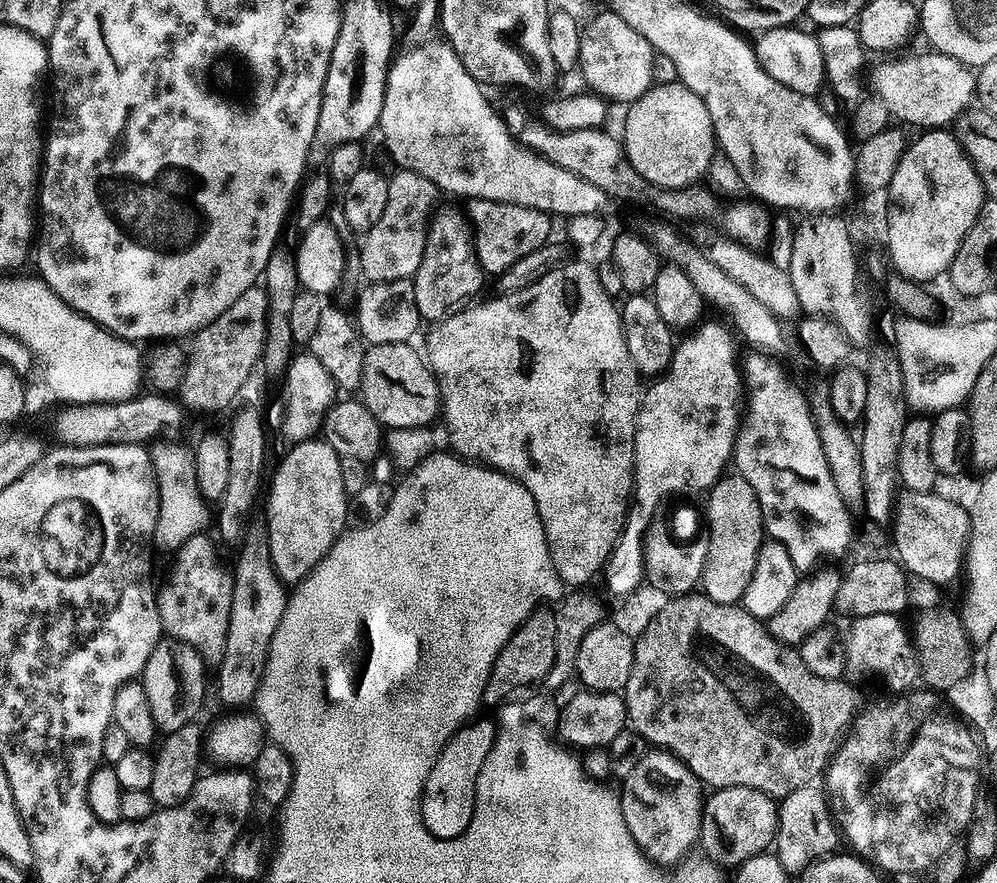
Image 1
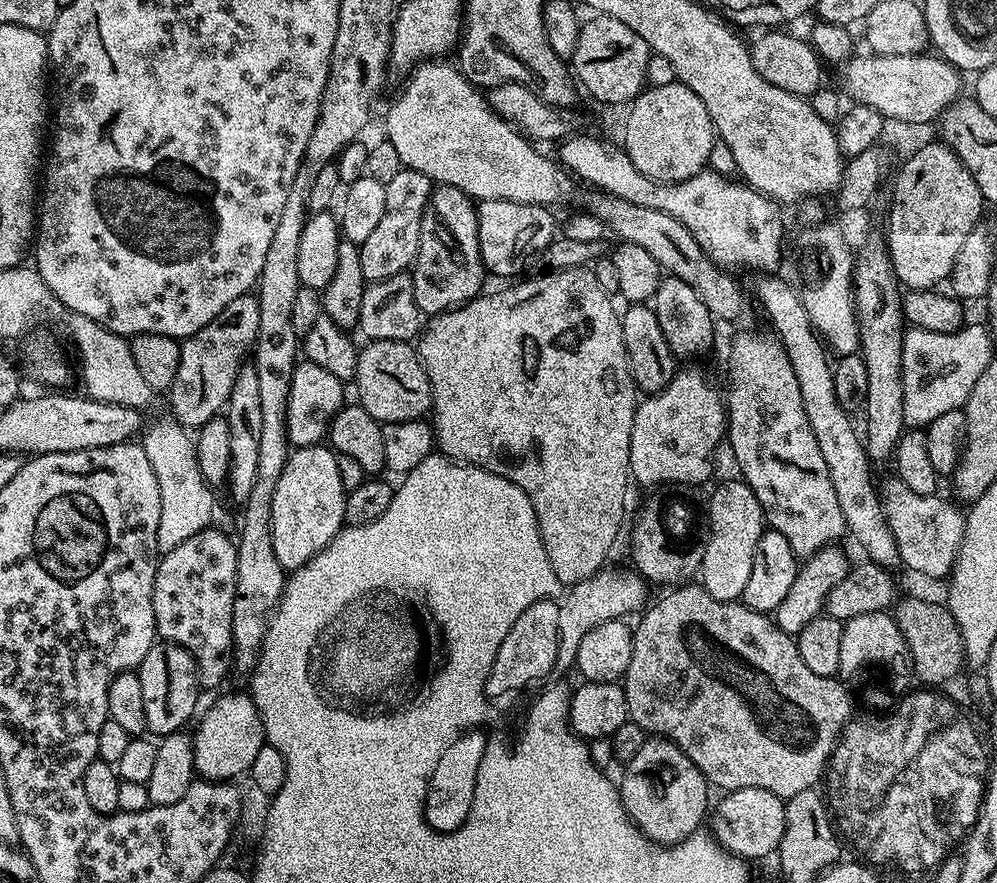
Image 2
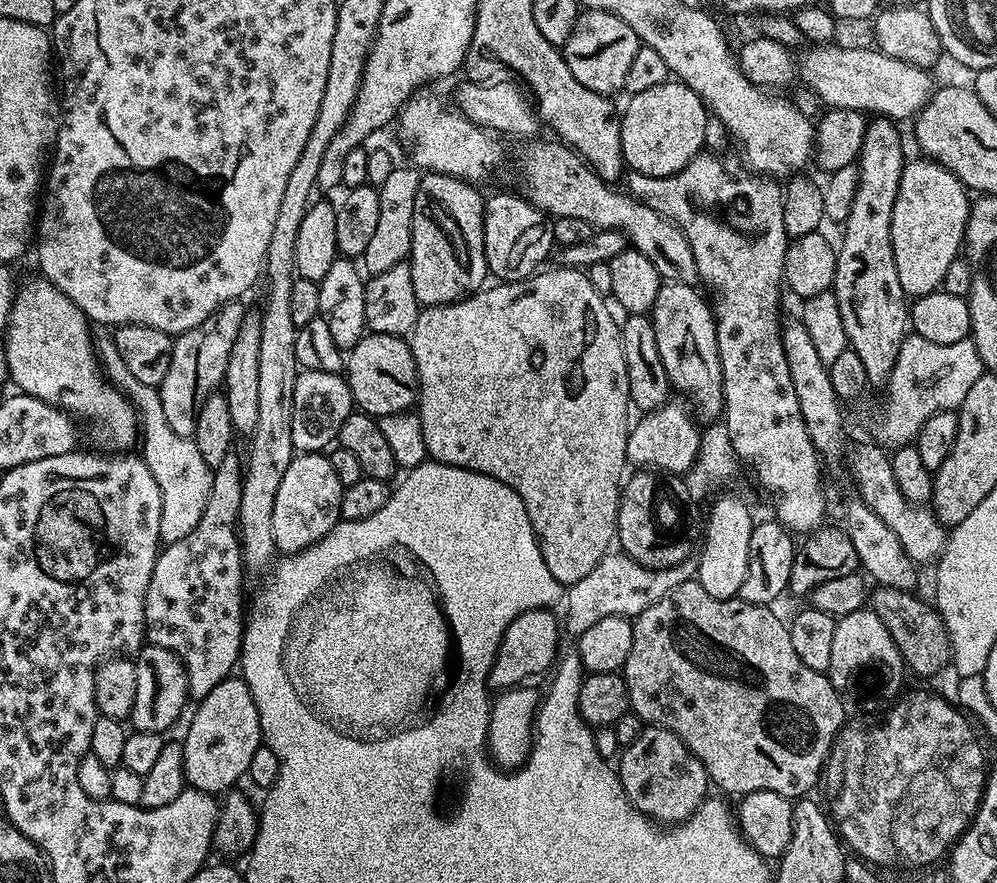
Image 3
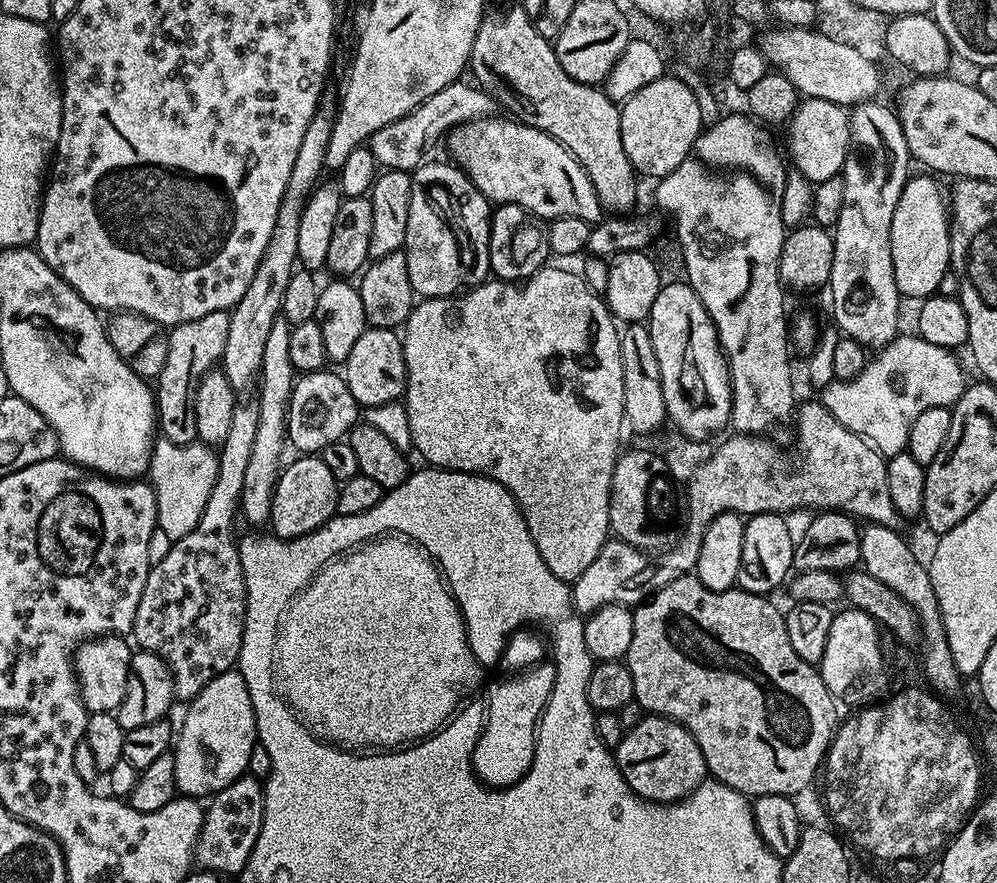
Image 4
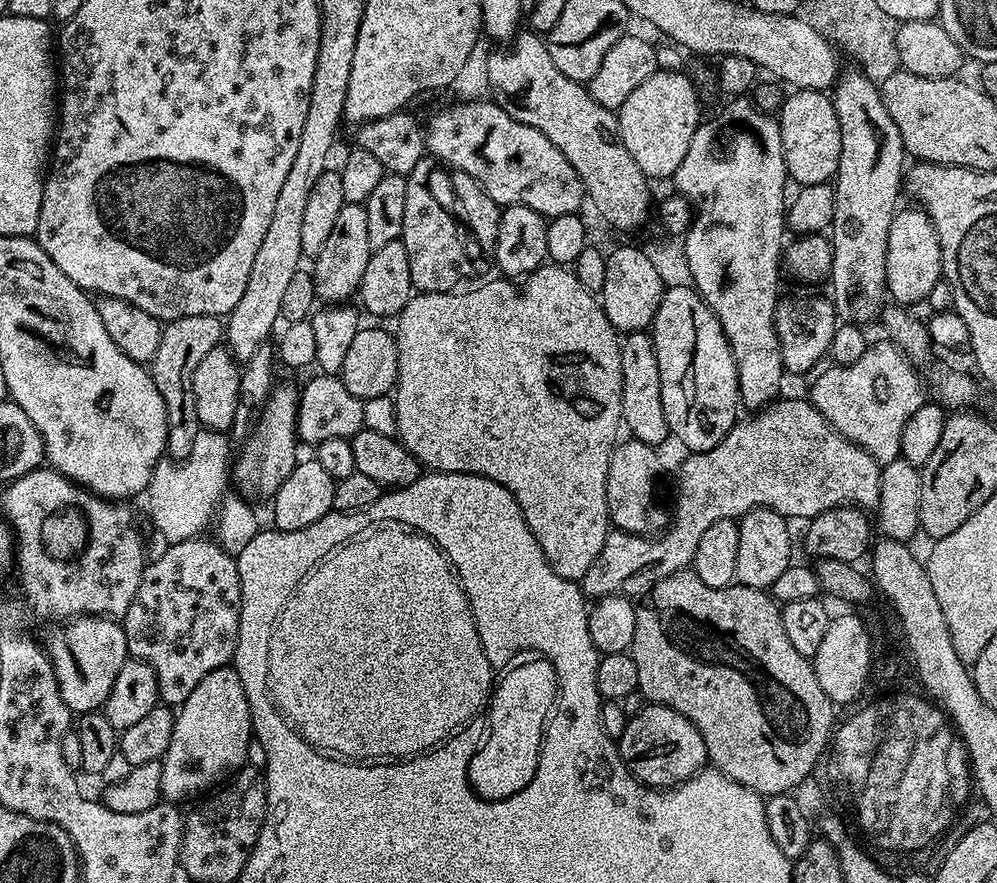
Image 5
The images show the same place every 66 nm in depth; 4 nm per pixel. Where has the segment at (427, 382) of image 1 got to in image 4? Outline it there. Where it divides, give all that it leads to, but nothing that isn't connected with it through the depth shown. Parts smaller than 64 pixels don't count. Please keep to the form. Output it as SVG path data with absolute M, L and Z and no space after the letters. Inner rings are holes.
M365 328L362 338L351 348L350 358L343 362L342 375L356 403L365 409L399 401L408 389L403 339L390 328Z

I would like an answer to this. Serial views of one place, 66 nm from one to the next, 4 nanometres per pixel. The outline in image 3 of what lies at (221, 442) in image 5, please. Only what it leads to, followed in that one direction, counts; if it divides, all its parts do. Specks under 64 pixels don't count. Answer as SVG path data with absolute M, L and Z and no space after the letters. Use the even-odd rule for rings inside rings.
M111 339L99 341L98 359L101 369L113 388L119 390L130 401L133 409L138 413L140 423L140 450L141 459L153 474L162 494L162 520L159 523L160 538L167 545L173 544L186 534L194 530L198 519L205 509L209 498L210 486L213 484L213 469L198 451L193 439L177 439L170 422L166 422L166 413L162 410L162 398L159 391L134 378L126 362L122 362L122 354L118 354L115 343Z

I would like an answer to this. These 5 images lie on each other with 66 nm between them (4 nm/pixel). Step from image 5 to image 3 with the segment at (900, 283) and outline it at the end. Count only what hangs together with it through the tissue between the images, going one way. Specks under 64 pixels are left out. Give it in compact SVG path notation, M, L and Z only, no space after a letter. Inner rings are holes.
M931 158L909 159L898 182L892 215L894 262L898 266L898 282L909 297L925 296L937 291L950 270L950 262L958 259L968 225L970 192L950 170Z

